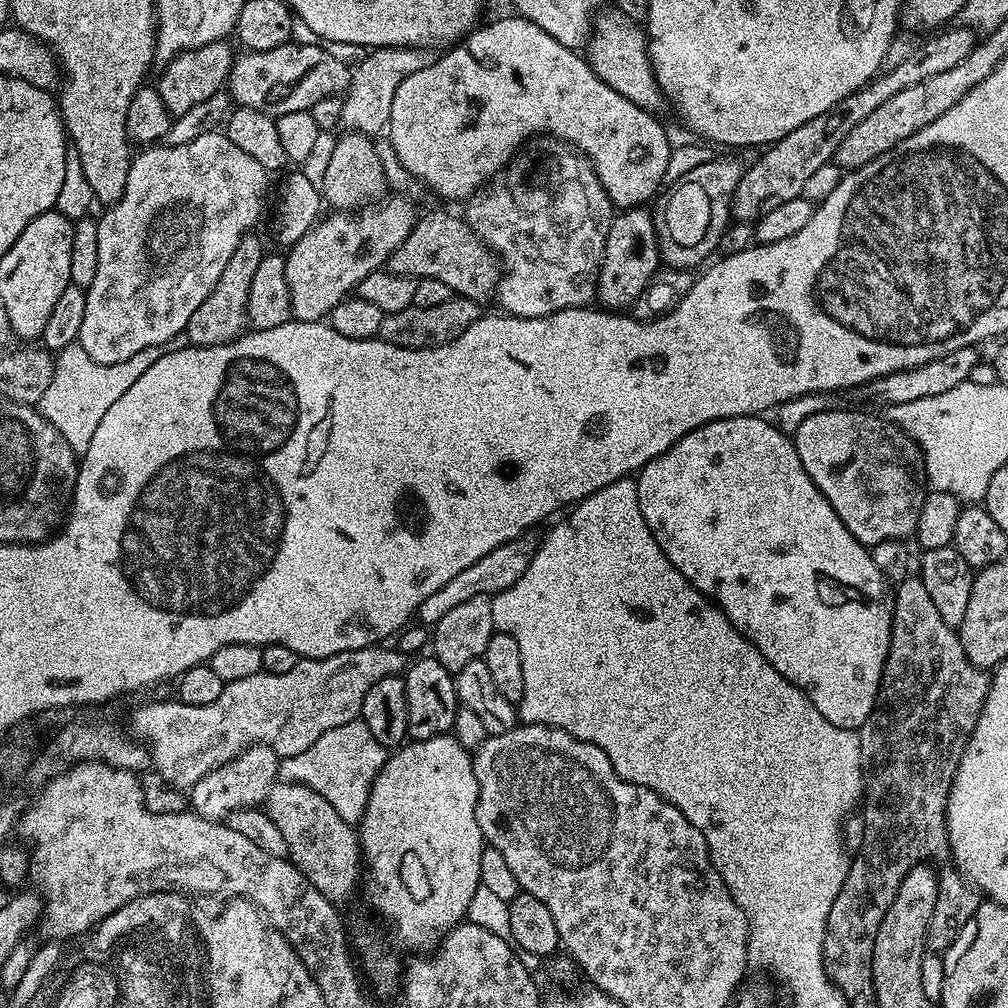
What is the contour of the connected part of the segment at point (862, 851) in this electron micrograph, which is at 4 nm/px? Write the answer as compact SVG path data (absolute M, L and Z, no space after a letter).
M909 574L908 577L900 584L895 585L894 599L892 602L892 633L890 634L890 646L888 647L888 657L884 663L882 670L882 678L880 679L880 689L876 695L876 705L874 710L870 710L870 718L866 718L866 722L858 730L860 733L860 765L864 771L864 795L862 797L862 817L864 819L864 836L858 841L856 856L849 863L848 873L846 874L846 882L842 882L842 890L838 890L838 898L834 898L834 906L830 906L830 918L826 922L826 938L824 939L824 969L829 980L843 992L845 999L849 1005L856 1006L859 1000L873 999L872 994L872 951L874 950L874 938L878 934L878 926L882 926L882 918L886 918L886 910L890 910L890 902L894 902L894 894L898 894L898 886L902 882L902 878L906 878L908 871L916 864L931 862L938 869L941 885L946 886L946 894L942 894L936 903L936 909L932 915L932 927L930 929L931 943L936 943L940 950L946 950L952 943L956 941L956 935L962 930L962 926L966 926L966 922L972 920L972 915L978 910L978 906L982 903L981 893L977 892L952 863L952 851L950 850L950 842L948 841L948 827L946 826L946 810L948 809L948 795L952 789L952 783L956 777L958 770L958 762L962 758L962 754L966 750L968 740L972 737L974 726L978 722L978 718L982 714L982 706L988 697L988 686L990 676L987 671L978 666L974 666L974 662L970 662L970 658L966 658L966 650L962 650L962 642L960 641L957 629L946 626L946 622L942 622L942 616L938 614L938 610L934 607L934 602L930 599L930 594L926 591L926 586L920 580L919 575Z

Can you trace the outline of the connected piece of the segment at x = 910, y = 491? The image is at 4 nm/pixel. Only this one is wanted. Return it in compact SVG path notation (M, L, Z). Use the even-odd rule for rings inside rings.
M829 410L808 416L806 422L796 428L794 443L806 474L810 474L814 486L822 490L826 502L834 506L834 514L842 518L842 526L846 526L846 530L850 530L850 534L854 534L858 542L871 546L878 542L911 537L918 526L920 504L926 495L919 446L908 439L904 431L895 424L889 424L883 415L836 411Z

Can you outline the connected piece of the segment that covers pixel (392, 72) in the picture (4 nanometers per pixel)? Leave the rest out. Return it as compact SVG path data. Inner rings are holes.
M377 48L367 55L357 68L351 69L347 89L342 96L340 124L347 131L376 138L388 127L390 106L394 106L394 94L398 94L398 86L402 86L410 74L418 74L418 70L431 64L434 56L431 51L422 48Z

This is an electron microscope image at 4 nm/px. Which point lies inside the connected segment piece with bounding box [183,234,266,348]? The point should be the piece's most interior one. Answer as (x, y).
(222, 318)

